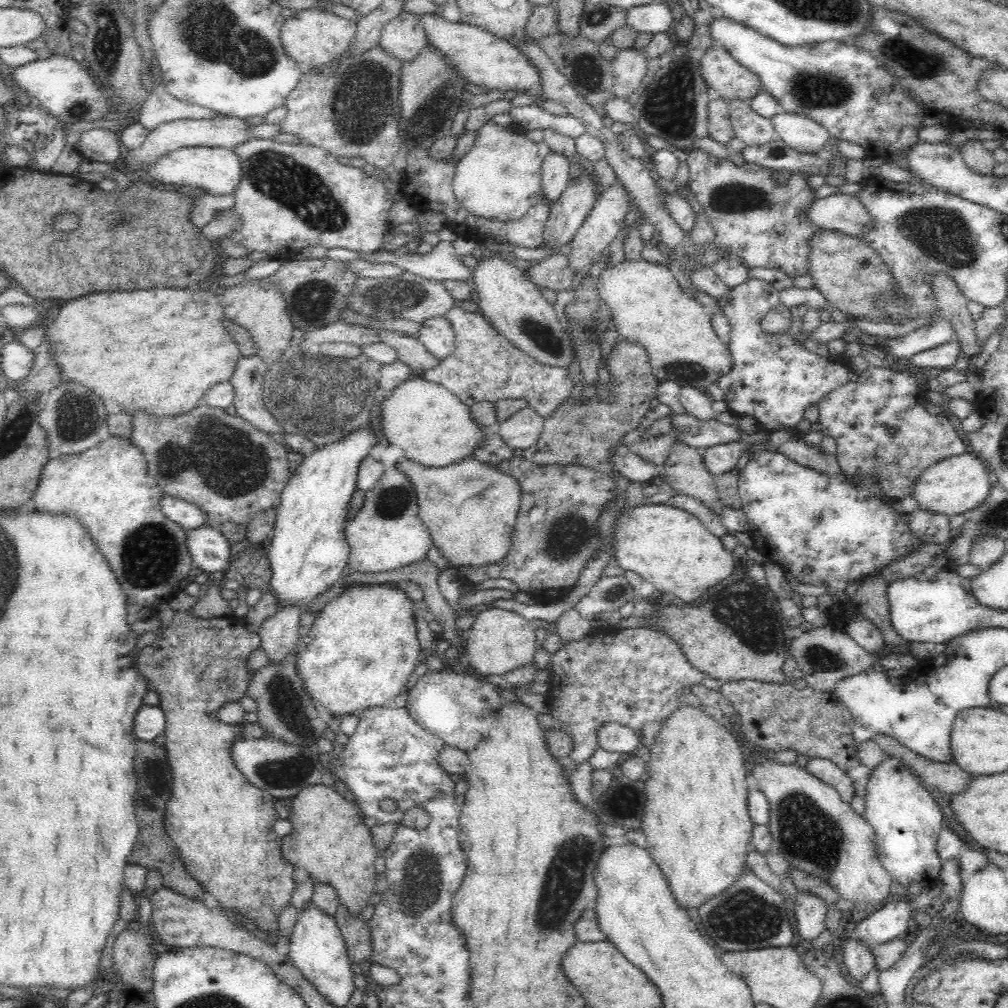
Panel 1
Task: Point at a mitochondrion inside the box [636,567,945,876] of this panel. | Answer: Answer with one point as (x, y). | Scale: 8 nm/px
(761, 633)

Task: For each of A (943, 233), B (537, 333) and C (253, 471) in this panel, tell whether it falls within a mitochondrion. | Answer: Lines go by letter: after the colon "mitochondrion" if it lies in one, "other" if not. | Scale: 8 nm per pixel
A: mitochondrion
B: mitochondrion
C: mitochondrion

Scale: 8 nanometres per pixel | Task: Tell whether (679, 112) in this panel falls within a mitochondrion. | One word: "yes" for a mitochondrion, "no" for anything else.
yes

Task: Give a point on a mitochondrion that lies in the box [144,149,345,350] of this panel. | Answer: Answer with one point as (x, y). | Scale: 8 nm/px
(312, 297)

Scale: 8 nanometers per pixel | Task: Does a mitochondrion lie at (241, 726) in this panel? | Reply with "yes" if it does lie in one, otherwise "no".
no

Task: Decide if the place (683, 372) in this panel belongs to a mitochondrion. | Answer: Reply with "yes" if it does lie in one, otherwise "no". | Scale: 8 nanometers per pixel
yes

